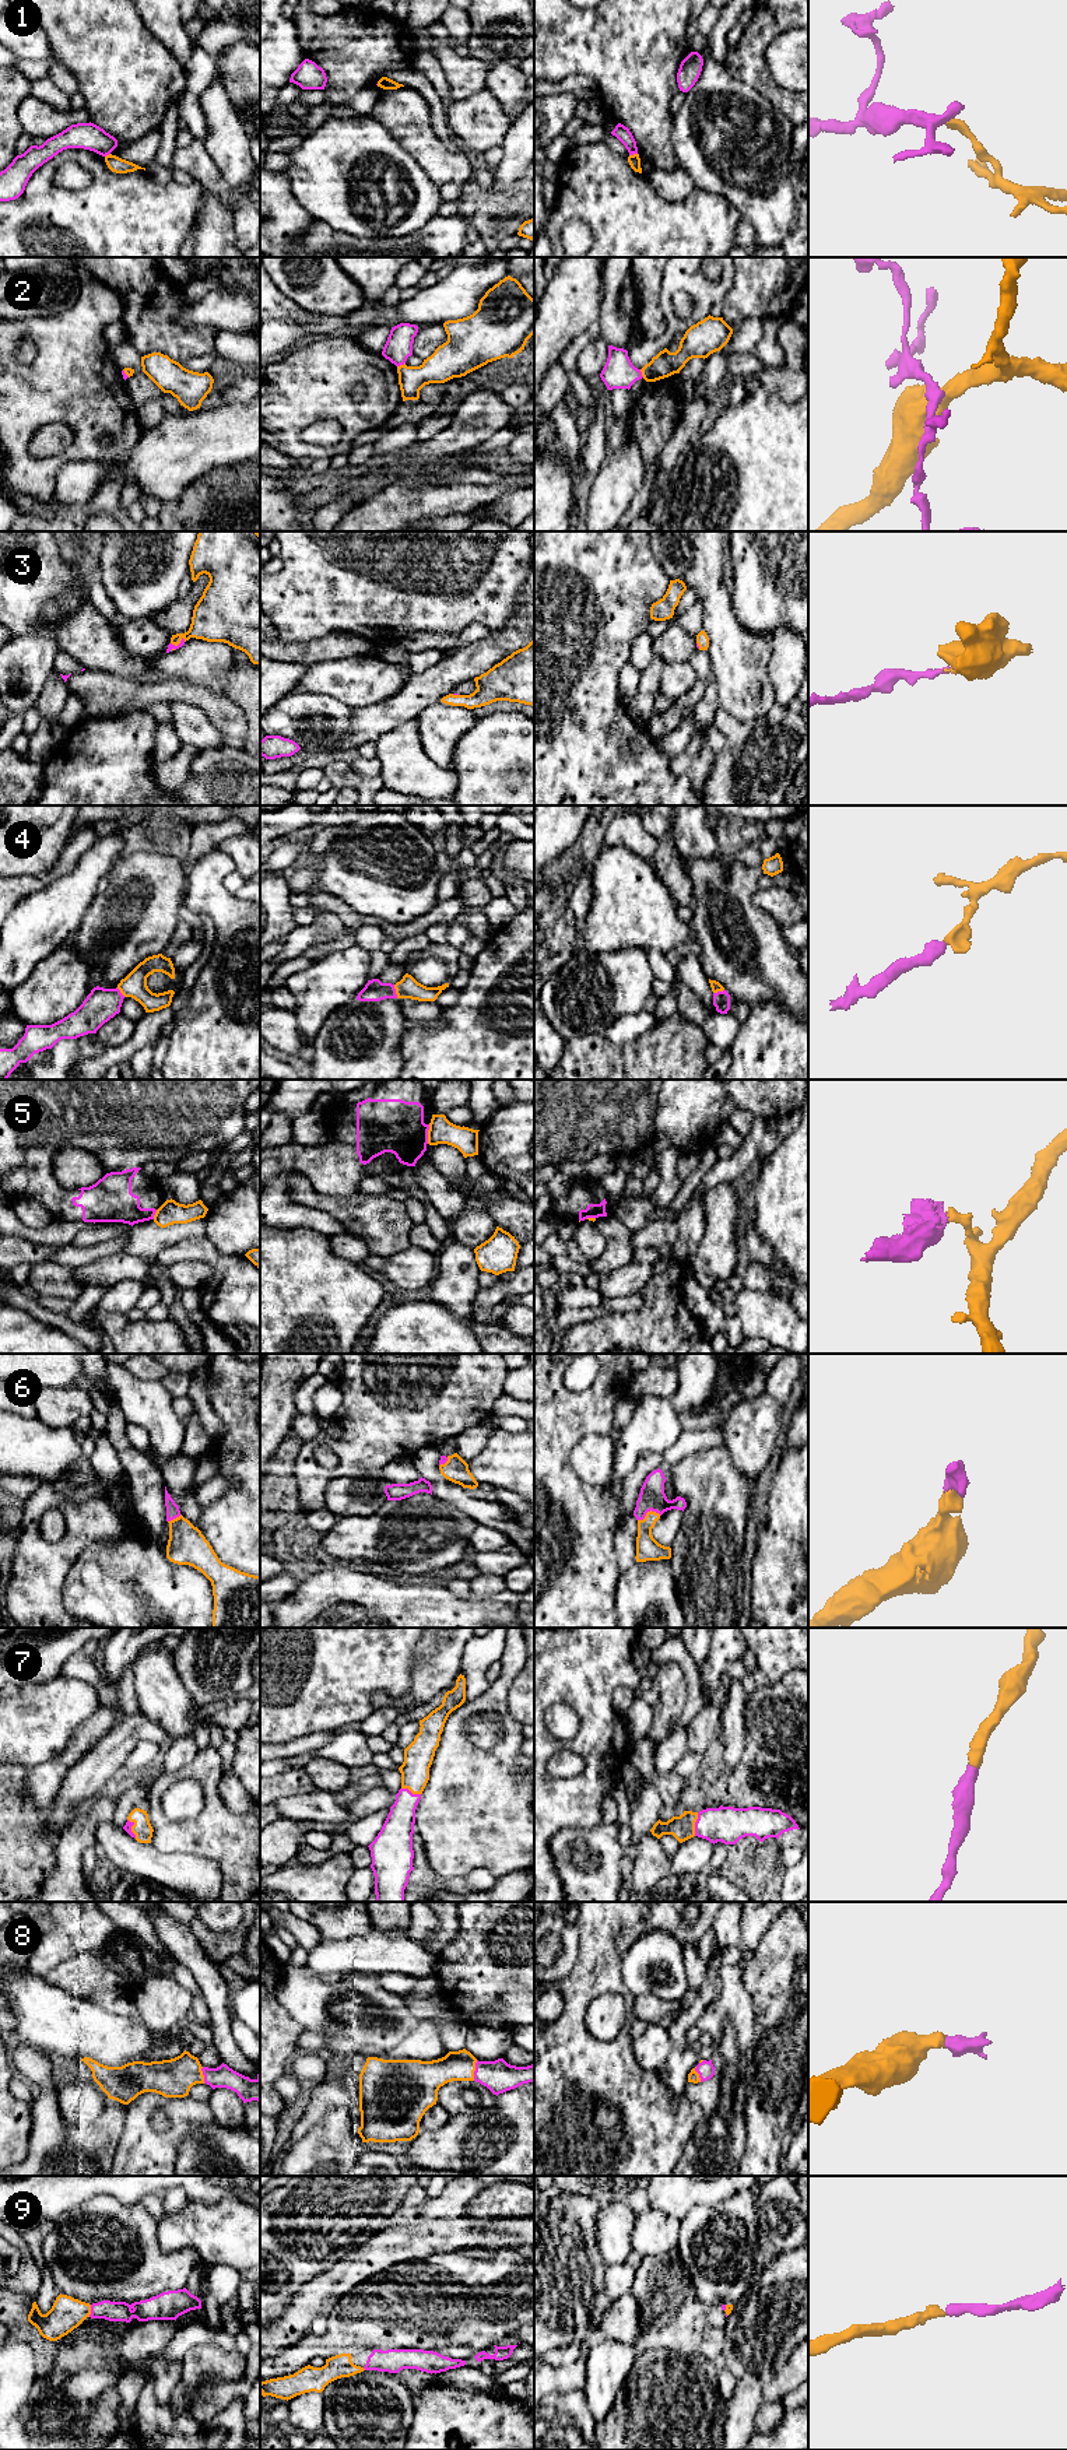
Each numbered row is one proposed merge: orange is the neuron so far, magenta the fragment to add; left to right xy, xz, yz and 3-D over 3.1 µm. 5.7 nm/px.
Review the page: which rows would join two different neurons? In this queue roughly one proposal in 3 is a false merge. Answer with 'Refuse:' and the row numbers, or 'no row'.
Refuse: 1, 2, 5

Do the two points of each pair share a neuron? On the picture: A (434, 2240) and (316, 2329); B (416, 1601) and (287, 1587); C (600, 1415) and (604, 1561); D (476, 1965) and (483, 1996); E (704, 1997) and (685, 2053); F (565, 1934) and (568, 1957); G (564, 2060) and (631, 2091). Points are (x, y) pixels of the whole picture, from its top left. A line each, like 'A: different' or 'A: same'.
A: different
B: different
C: same
D: same
E: same
F: same
G: same

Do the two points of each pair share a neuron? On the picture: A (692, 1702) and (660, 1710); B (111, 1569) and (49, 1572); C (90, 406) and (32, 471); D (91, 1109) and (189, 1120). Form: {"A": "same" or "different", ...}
{"A": "different", "B": "different", "C": "same", "D": "same"}

